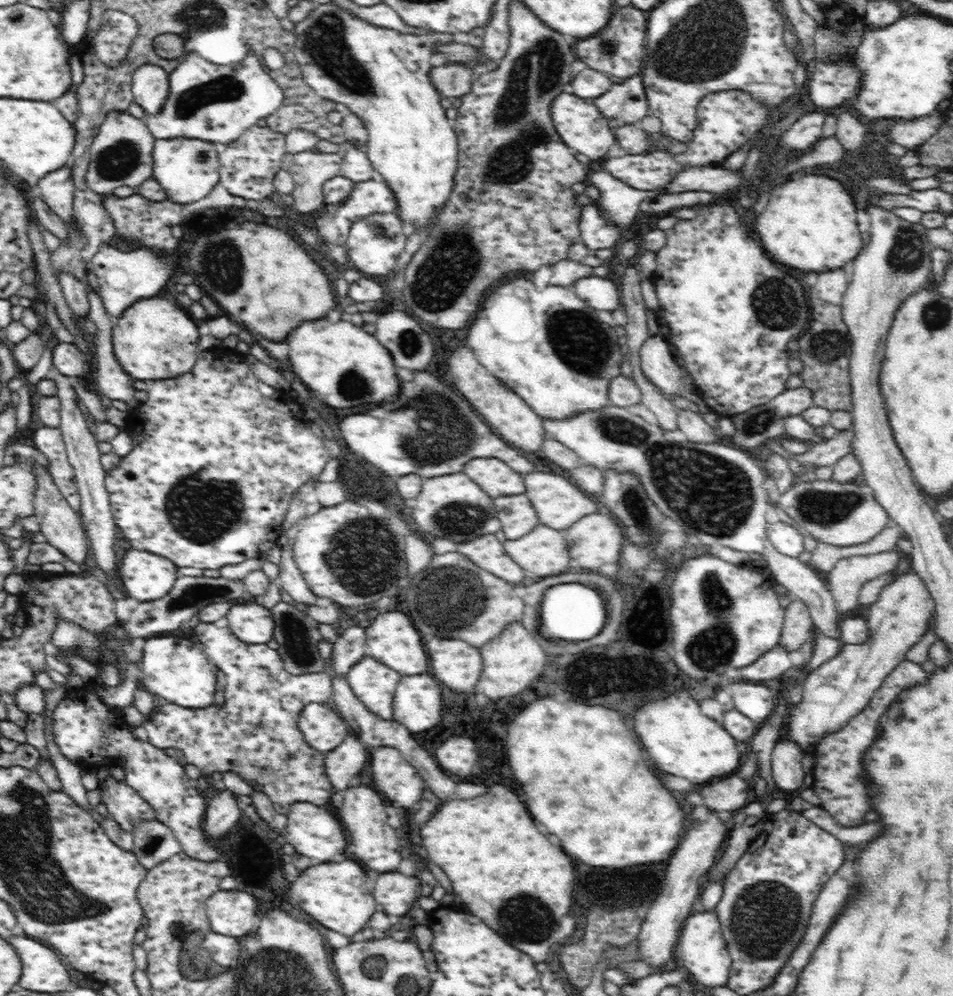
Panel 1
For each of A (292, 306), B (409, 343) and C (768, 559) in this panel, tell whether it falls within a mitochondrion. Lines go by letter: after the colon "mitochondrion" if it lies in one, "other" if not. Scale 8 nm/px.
A: other
B: mitochondrion
C: other

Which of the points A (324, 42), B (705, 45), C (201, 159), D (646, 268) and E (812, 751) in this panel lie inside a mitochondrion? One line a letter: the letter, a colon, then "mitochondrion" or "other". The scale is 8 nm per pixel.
A: mitochondrion
B: mitochondrion
C: mitochondrion
D: other
E: other

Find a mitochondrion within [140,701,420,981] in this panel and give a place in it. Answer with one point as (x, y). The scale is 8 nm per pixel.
(191, 944)

